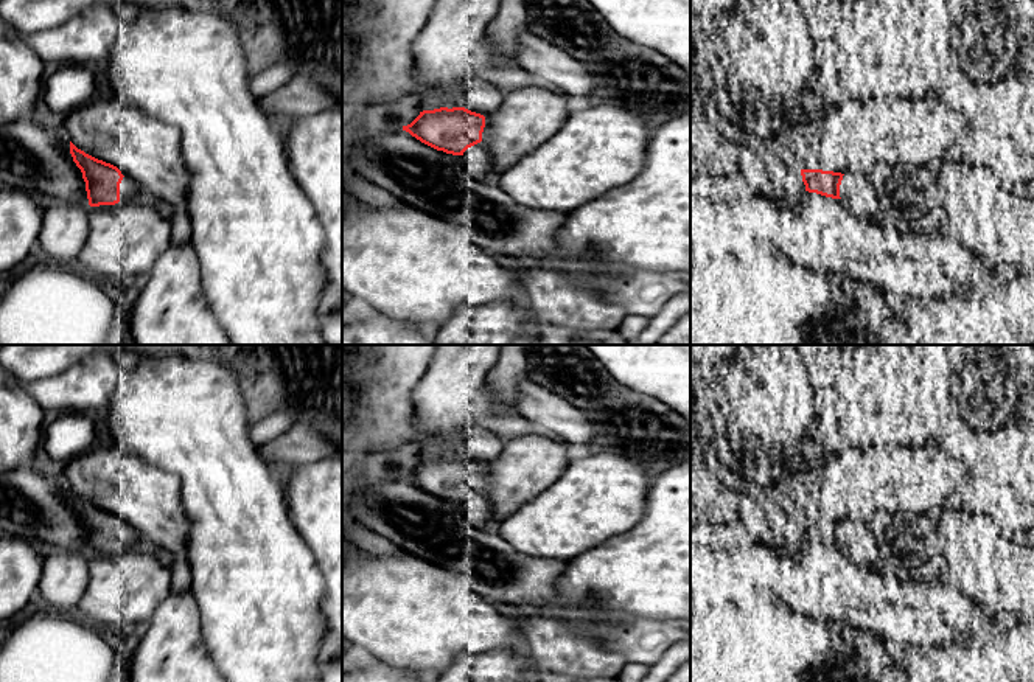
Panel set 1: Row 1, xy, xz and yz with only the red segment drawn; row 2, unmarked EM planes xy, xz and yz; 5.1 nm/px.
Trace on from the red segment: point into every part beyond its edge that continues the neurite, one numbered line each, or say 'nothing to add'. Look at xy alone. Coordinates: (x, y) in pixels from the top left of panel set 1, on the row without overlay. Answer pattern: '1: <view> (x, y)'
1: xy (129, 538)

